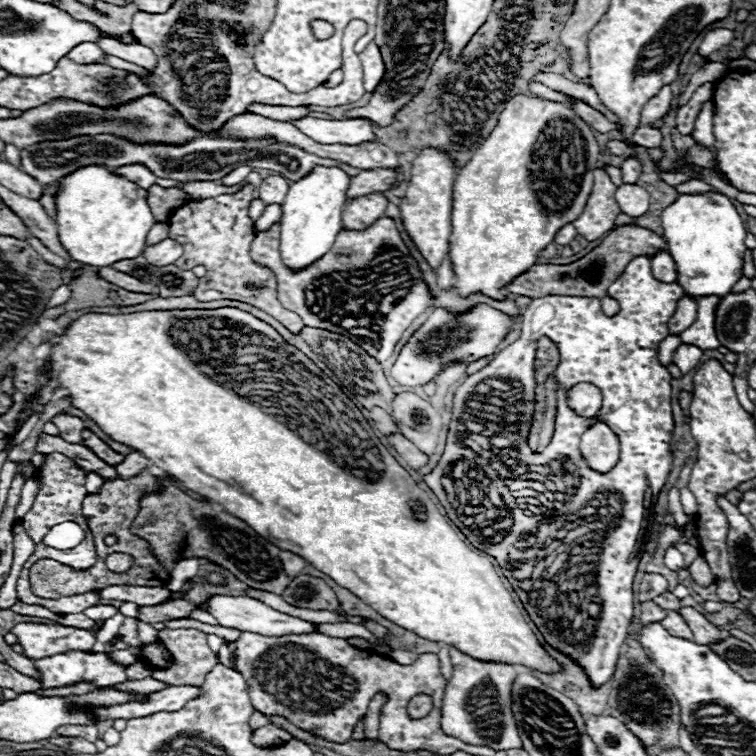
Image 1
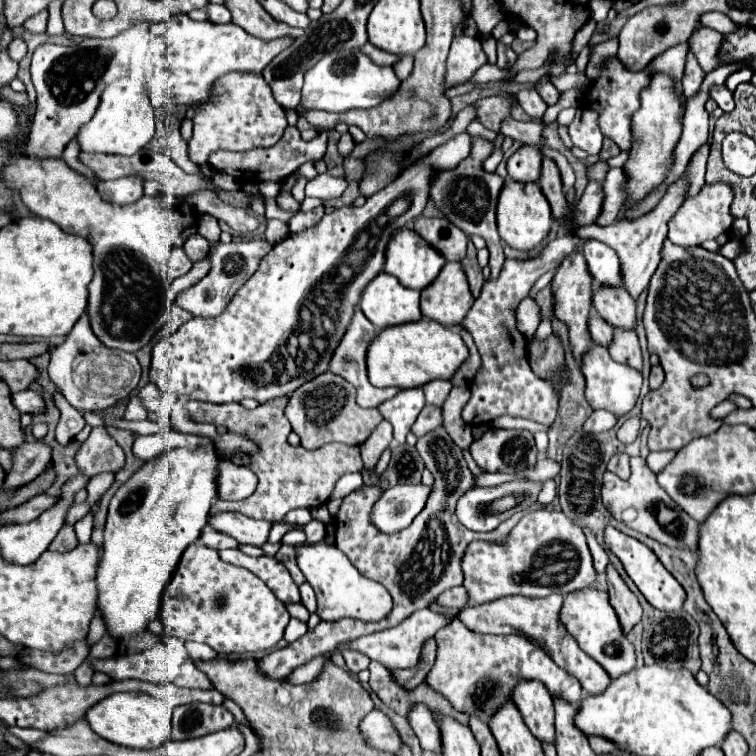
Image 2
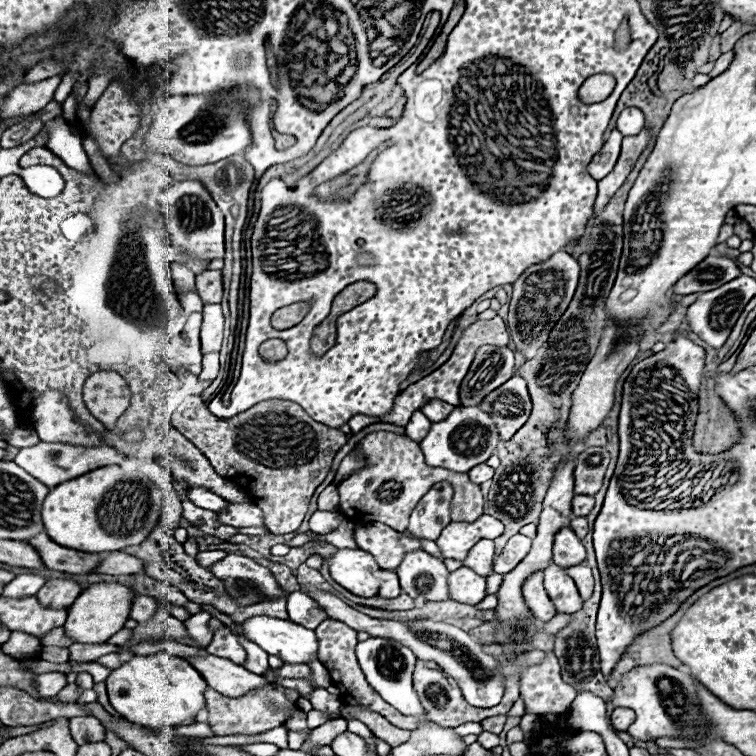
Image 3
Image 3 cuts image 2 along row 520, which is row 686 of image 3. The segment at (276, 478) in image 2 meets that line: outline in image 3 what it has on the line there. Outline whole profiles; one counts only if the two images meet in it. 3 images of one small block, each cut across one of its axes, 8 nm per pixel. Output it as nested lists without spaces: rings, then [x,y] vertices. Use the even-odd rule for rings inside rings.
[[[270,684],[264,690],[256,690],[252,694],[246,694],[244,698],[226,698],[220,692],[208,687],[204,693],[208,718],[206,722],[210,724],[212,732],[216,736],[230,736],[230,734],[260,734],[268,732],[272,728],[282,726],[284,722],[284,712],[286,708],[296,706],[296,702],[290,702],[284,696],[284,688],[278,684]]]

